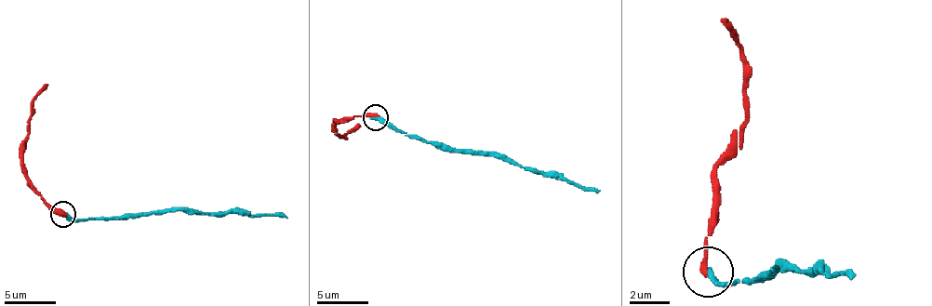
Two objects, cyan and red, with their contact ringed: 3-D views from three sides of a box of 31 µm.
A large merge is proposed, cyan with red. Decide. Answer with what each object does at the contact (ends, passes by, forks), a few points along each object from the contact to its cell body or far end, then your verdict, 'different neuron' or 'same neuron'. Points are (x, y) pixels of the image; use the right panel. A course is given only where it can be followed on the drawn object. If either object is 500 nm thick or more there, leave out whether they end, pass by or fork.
cyan ends; red ends; course cyan (709, 273), (719, 283), (744, 283), (759, 278), (774, 263), (815, 268), (855, 278); course red (704, 273), (704, 248), (714, 223), (719, 168), (729, 133), (744, 118), (744, 53), (725, 18); same neuron

